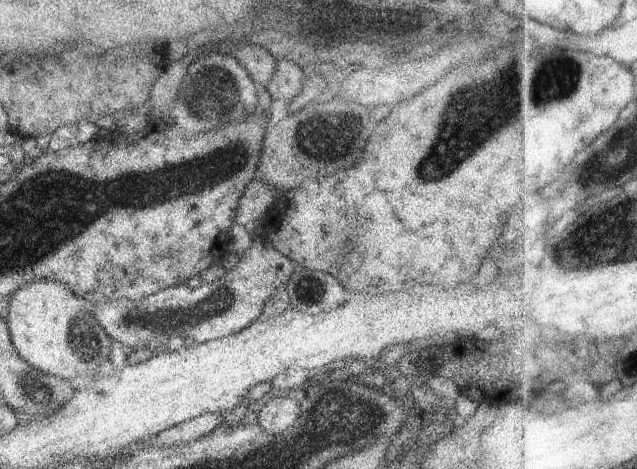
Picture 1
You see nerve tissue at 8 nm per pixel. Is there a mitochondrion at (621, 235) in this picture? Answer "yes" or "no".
yes

